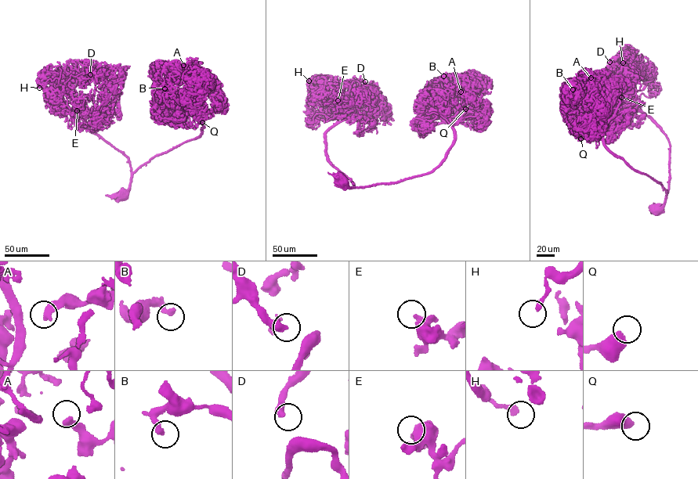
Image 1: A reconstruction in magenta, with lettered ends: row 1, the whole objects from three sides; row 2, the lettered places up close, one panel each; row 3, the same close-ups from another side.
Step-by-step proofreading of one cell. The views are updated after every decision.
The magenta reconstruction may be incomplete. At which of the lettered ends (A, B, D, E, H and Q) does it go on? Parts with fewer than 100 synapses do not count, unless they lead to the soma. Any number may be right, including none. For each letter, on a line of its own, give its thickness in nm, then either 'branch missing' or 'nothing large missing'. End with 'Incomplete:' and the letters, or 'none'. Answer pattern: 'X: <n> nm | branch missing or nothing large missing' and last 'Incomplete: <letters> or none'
A: 280 nm | nothing large missing
B: 320 nm | nothing large missing
D: 280 nm | nothing large missing
E: 320 nm | nothing large missing
H: 280 nm | nothing large missing
Q: 550 nm | nothing large missing
Incomplete: none

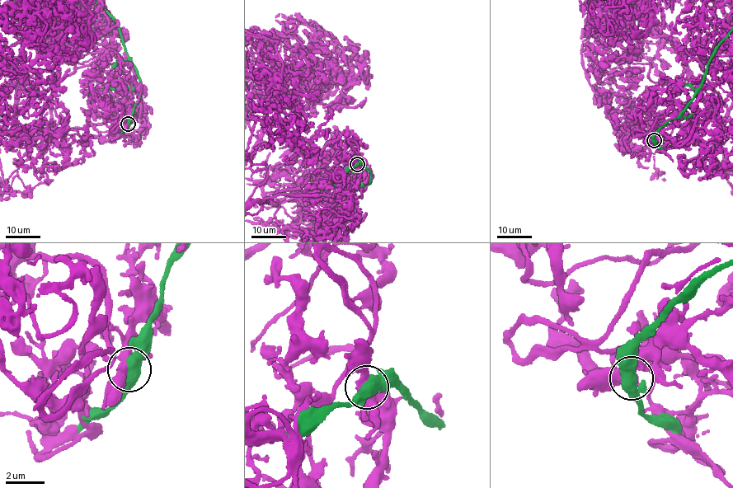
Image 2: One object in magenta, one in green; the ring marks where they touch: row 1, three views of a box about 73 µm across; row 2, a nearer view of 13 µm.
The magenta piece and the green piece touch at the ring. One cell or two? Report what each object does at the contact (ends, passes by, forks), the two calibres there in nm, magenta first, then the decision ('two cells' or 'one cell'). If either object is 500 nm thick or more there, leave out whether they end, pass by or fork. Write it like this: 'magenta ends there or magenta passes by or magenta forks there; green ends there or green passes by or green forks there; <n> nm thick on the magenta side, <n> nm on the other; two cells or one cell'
440 nm thick on the magenta side, 550 nm on the other; two cells

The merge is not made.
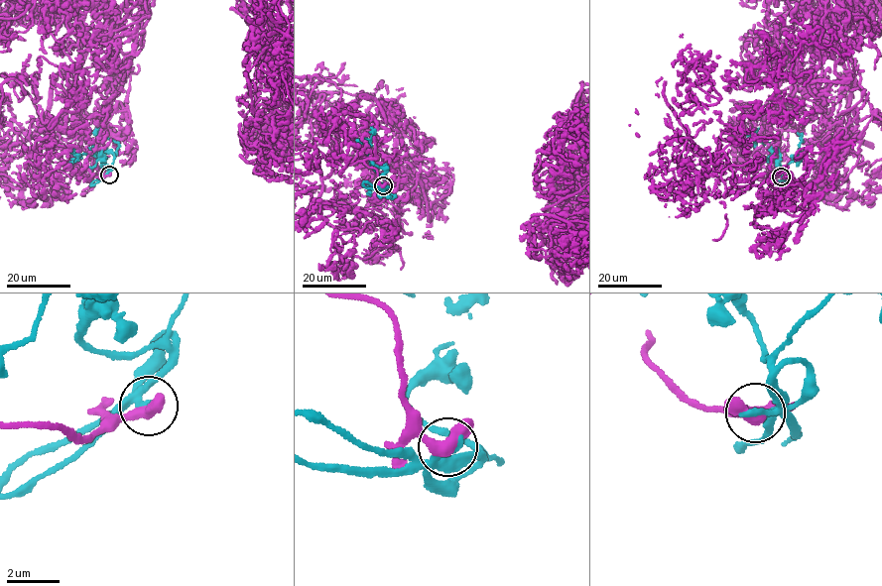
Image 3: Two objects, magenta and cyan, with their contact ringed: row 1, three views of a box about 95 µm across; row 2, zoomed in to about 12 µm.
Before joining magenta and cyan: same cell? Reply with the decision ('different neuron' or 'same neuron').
same neuron

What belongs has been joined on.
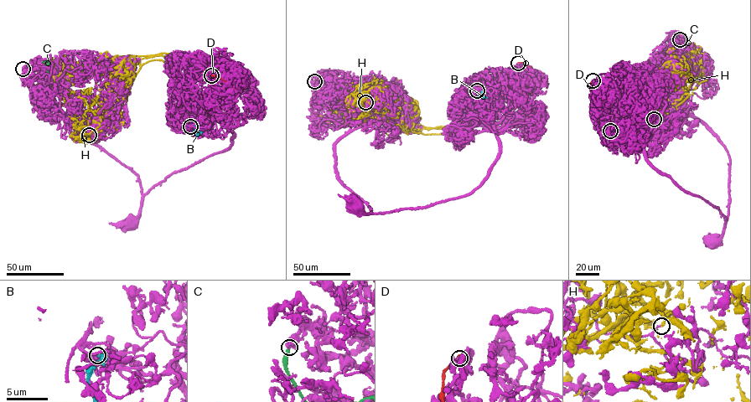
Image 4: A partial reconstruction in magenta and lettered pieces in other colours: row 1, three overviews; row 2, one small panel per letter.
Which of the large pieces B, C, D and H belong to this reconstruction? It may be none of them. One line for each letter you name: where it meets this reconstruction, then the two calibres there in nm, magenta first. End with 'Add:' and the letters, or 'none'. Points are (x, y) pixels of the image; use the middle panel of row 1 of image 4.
Add: none

